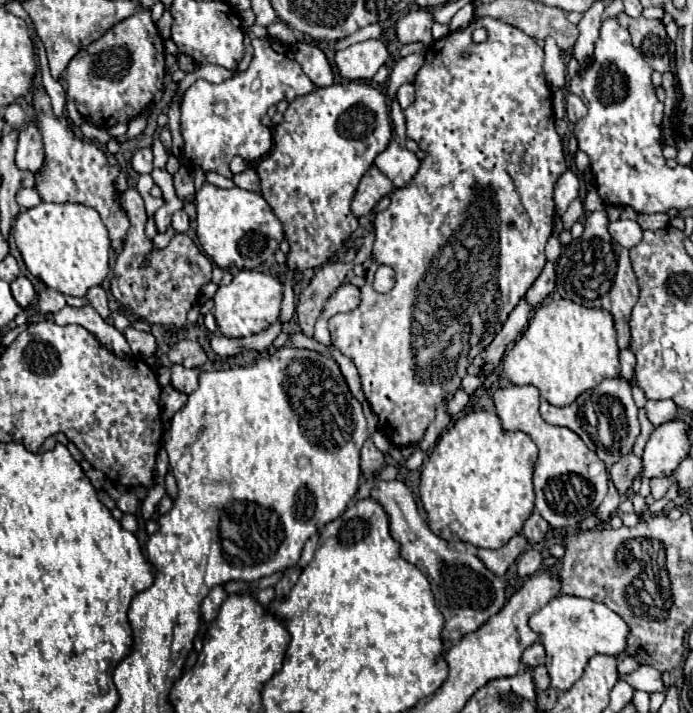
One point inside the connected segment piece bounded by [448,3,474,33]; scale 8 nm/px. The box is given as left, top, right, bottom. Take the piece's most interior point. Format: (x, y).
(461, 20)

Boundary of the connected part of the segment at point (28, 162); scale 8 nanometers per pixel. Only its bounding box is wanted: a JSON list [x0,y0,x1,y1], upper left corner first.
[16,123,44,173]

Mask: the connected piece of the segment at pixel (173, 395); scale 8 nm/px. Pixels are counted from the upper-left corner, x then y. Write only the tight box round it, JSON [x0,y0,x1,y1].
[160,385,188,419]

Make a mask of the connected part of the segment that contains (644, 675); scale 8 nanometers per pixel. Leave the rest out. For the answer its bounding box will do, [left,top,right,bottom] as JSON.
[619,665,664,695]

